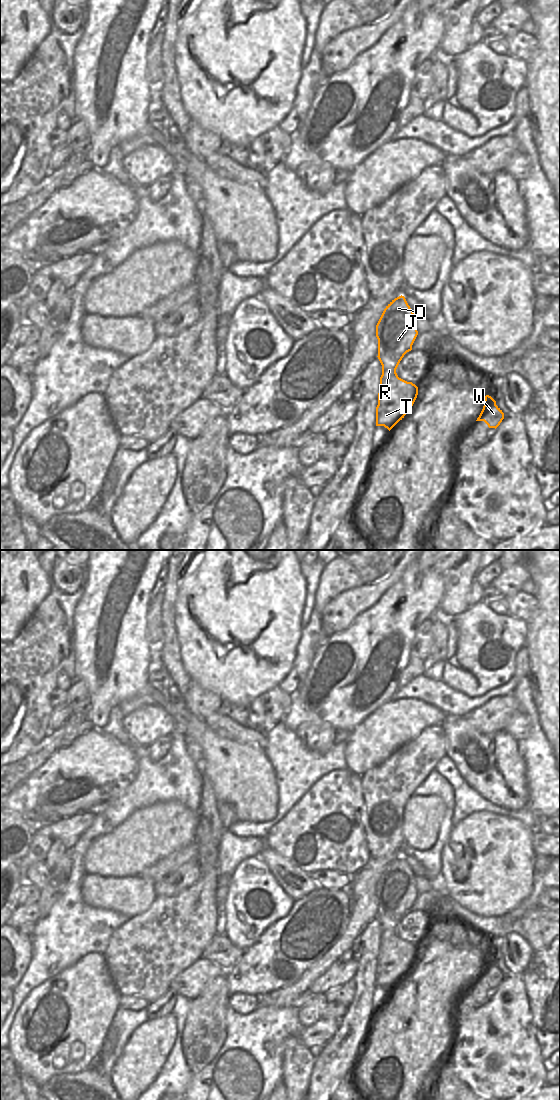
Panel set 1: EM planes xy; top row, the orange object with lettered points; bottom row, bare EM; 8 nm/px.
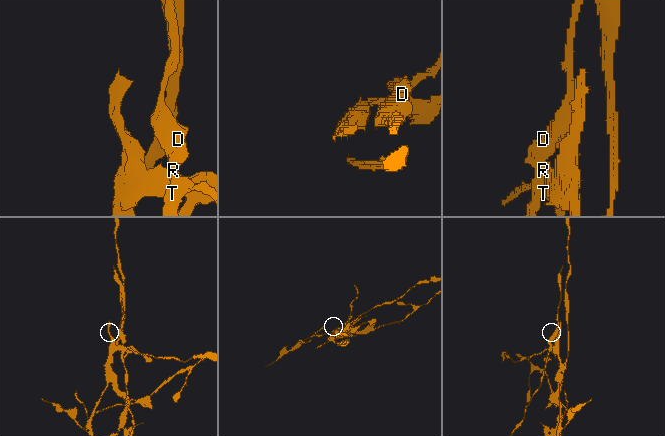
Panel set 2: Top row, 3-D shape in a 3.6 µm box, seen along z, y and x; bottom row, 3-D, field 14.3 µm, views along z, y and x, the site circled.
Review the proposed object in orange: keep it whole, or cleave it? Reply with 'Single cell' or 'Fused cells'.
Single cell

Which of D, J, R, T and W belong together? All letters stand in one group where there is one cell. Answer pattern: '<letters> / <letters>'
D J R T W

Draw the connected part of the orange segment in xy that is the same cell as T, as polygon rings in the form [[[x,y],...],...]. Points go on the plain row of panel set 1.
[[[401,855],[386,866],[376,885],[377,917],[382,925],[376,986],[384,986],[389,991],[409,972],[418,955],[418,947],[396,933],[404,915],[412,910],[417,895],[414,873]]]

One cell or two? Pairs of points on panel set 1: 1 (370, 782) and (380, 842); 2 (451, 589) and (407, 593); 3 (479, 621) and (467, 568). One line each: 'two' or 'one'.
1: one
2: two
3: two

